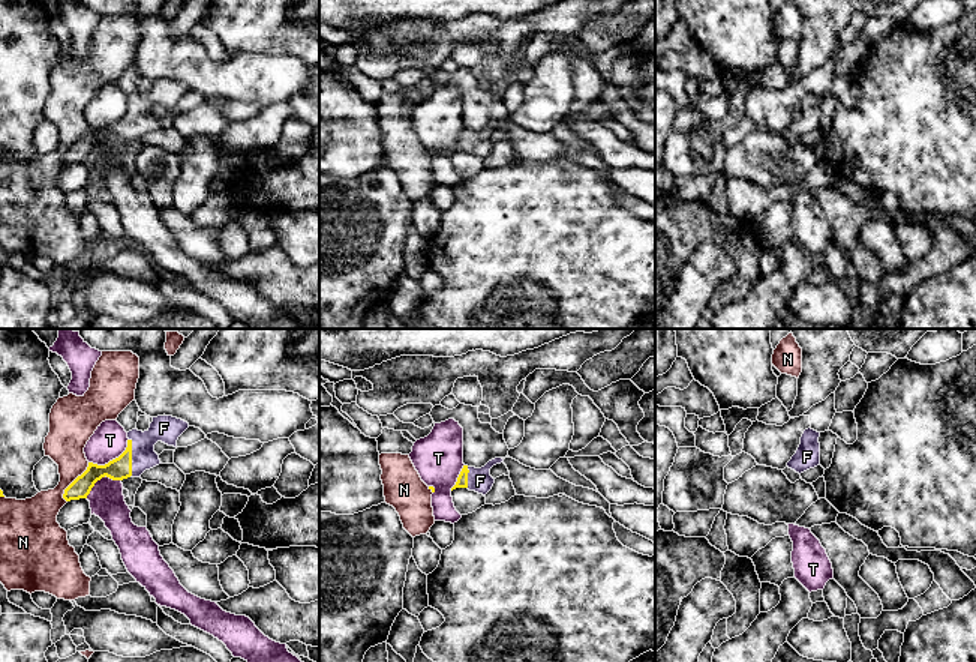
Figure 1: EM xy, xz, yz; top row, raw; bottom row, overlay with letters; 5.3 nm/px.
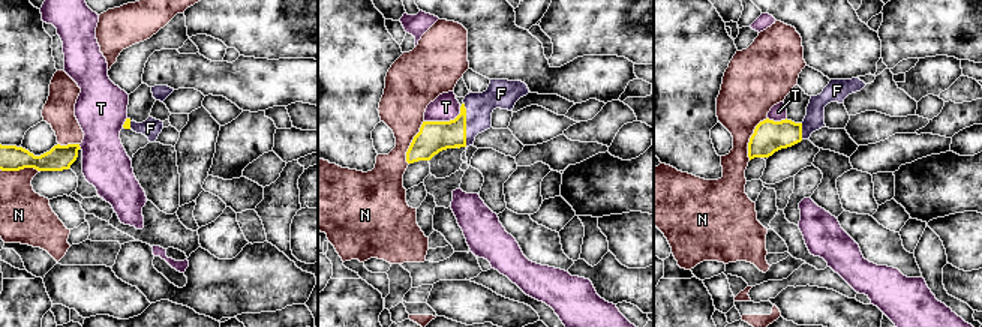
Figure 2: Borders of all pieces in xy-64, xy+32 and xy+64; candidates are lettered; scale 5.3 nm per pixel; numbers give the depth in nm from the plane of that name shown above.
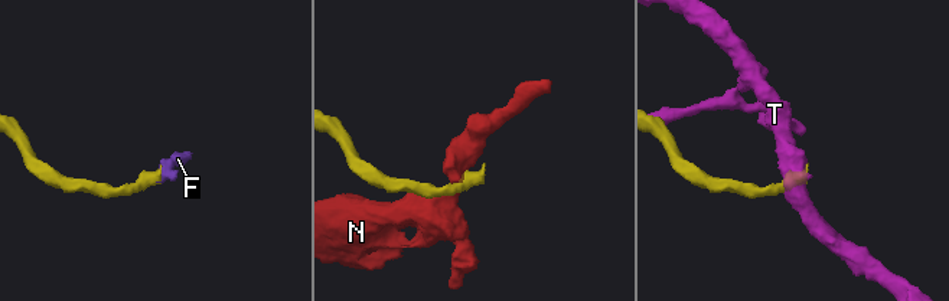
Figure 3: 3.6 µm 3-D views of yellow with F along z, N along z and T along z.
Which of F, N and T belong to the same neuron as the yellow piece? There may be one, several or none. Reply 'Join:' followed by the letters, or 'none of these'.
Join: F

